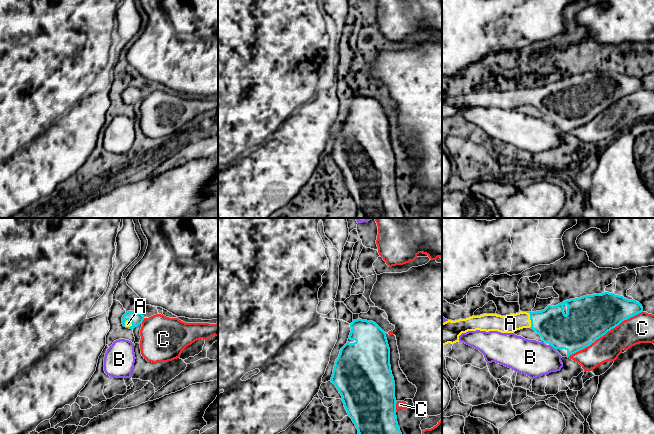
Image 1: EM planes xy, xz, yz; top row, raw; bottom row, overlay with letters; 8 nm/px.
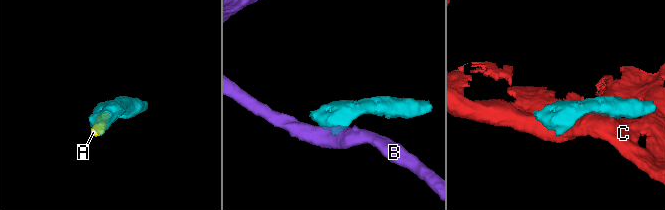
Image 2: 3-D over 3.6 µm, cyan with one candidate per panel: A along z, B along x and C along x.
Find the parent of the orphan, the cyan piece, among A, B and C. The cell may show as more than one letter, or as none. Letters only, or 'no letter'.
A

